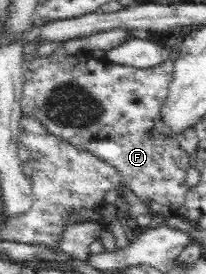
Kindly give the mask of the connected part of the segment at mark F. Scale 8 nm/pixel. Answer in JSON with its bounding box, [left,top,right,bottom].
[22,51,190,212]

